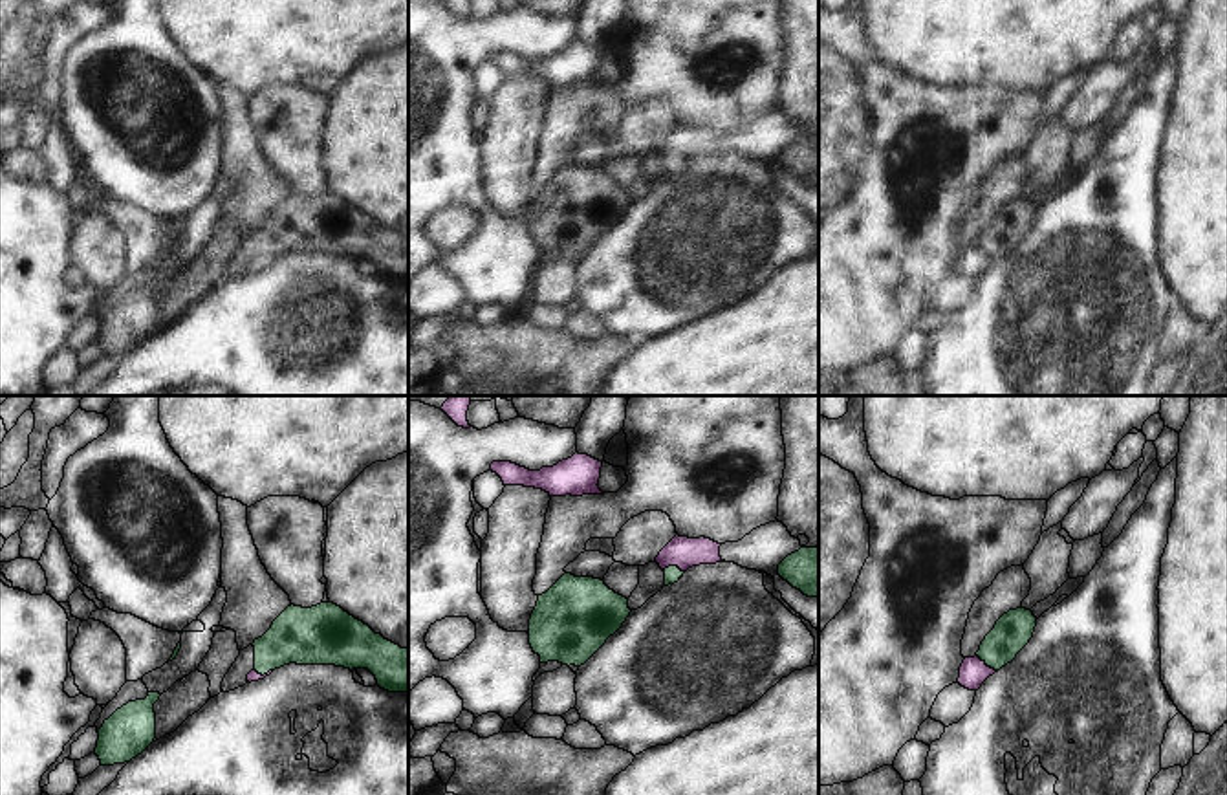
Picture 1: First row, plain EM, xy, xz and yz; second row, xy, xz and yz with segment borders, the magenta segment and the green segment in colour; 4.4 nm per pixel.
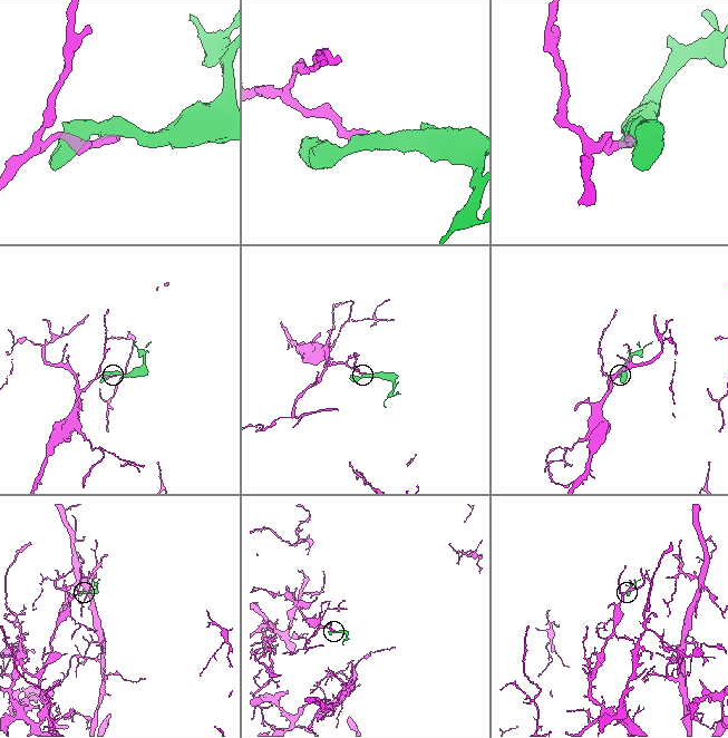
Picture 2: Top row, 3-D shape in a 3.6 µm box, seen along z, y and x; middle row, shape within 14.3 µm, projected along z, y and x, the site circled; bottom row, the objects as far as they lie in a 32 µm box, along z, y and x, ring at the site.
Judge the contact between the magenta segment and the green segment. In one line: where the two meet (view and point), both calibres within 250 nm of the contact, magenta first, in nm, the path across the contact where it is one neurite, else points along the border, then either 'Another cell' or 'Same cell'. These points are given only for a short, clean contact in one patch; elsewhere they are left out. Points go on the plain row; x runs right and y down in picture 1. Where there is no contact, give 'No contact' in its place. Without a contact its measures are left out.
Touches magenta at yz (986, 255). Thickness 120 nm (magenta) against 160 nm. Boundary: yz (977, 244), (997, 261). Another cell.

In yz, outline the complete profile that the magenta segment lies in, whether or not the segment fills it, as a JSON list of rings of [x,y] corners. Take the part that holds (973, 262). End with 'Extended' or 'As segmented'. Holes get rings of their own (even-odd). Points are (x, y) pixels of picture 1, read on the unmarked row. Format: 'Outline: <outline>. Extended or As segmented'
Outline: [[[978,245],[965,247],[960,256],[958,273],[969,280],[978,280],[982,273],[994,262],[998,260],[987,256],[985,251],[982,251]]]. As segmented.

